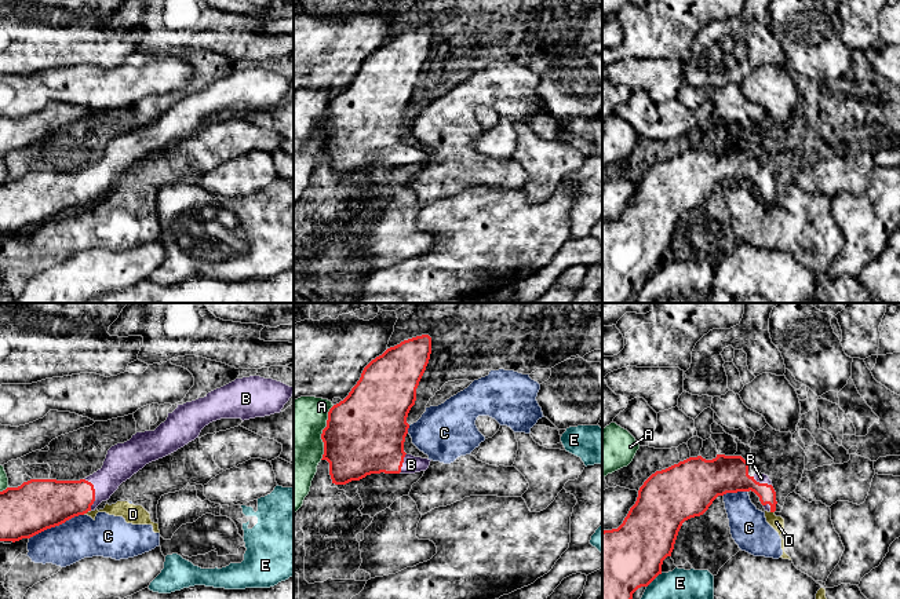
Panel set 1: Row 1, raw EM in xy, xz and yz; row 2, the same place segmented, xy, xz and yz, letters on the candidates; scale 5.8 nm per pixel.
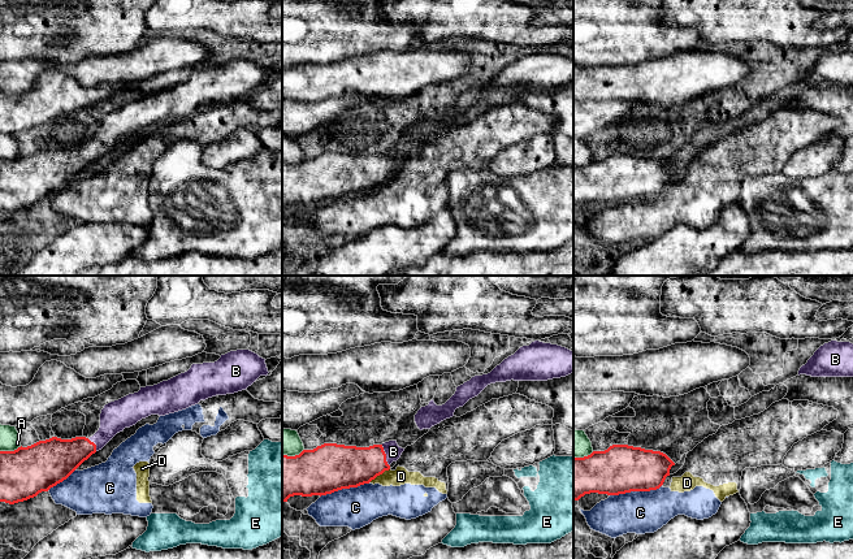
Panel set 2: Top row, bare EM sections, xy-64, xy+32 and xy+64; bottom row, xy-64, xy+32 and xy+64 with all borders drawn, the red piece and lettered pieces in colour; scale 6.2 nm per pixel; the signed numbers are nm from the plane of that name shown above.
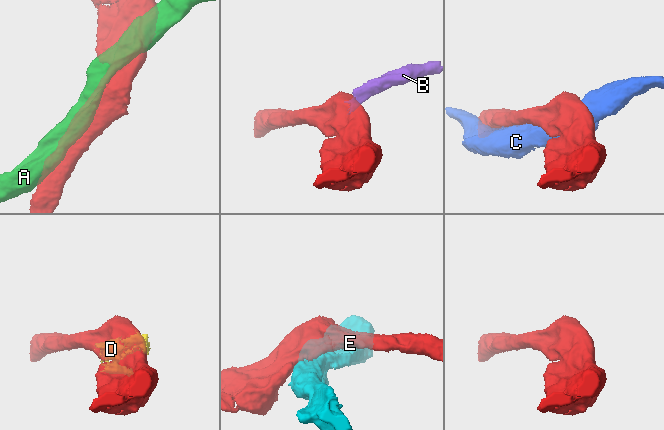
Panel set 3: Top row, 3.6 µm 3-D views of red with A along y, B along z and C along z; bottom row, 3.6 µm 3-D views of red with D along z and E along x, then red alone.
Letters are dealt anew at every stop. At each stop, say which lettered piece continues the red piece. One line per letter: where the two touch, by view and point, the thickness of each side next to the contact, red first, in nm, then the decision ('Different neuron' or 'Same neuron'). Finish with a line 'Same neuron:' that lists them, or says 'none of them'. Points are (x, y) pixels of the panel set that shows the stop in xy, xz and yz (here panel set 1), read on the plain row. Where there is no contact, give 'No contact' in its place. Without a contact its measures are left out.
A: Touches red at xz (323, 124). Thickness 460 nm (red) against 340 nm. Different neuron
B: Touches red at xy (94, 185). Thickness 260 nm (red) against 200 nm. Same neuron
C: Touches red at xy (55, 216). Thickness 300 nm (red) against 240 nm. Different neuron
D: Touches red at xy (84, 204). Thickness 280 nm (red) against 100 nm. Different neuron
E: Touches red at yz (653, 270). Thickness 400 nm (red) against 420 nm. Different neuron
Same neuron: B

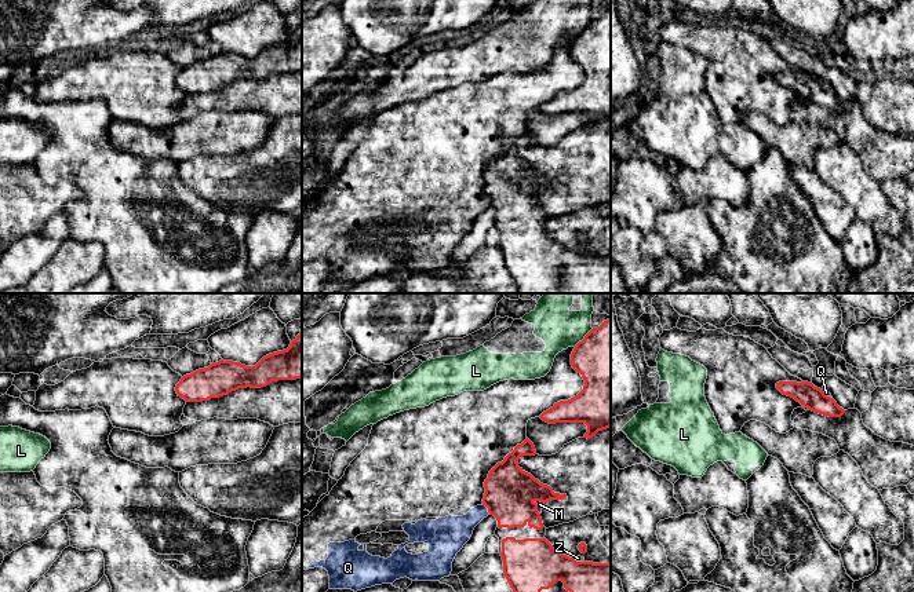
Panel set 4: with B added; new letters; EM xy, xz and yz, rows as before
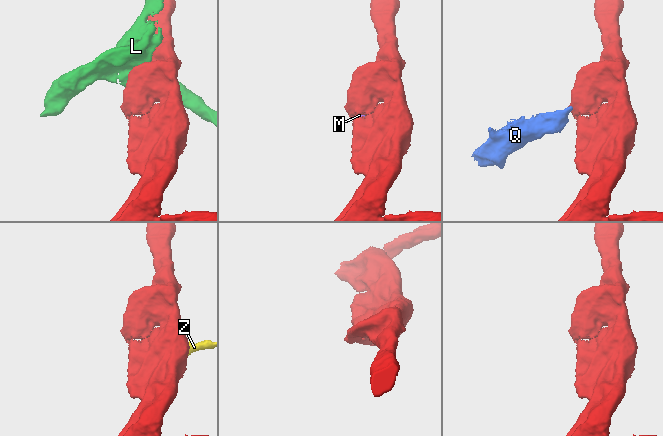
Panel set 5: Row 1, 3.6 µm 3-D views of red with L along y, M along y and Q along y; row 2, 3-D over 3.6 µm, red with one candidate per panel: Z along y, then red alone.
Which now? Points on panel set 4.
L: Touches red at xz (585, 29). Thickness 380 nm (red) against 240 nm. Different neuron
M: Touches red at xz (536, 198). Thickness 300 nm (red) against 30 nm. Different neuron
Q: Touches red at xz (487, 198). Thickness 300 nm (red) against 190 nm. Different neuron
Z: Touches red at xz (578, 254). Thickness 380 nm (red) against 30 nm. Different neuron
Same neuron: none of them

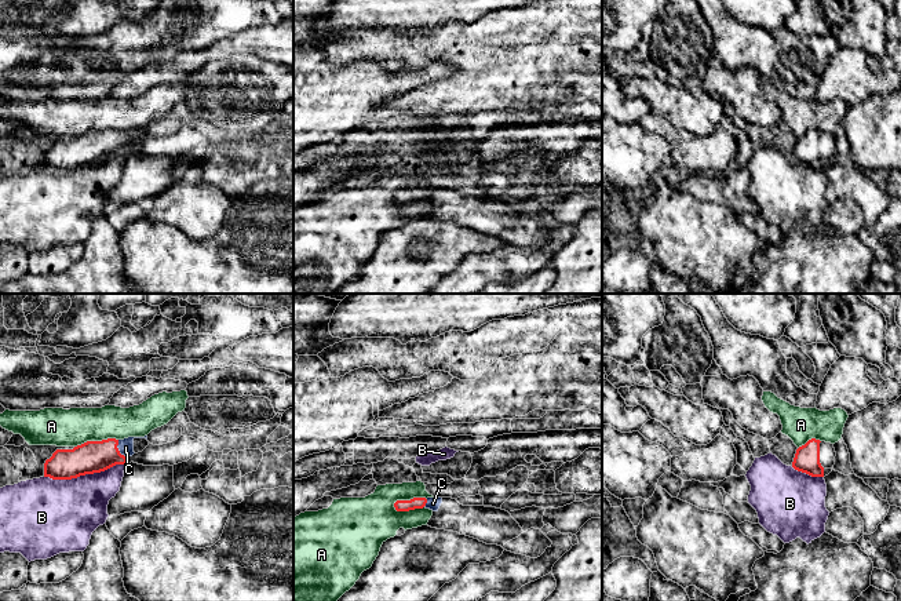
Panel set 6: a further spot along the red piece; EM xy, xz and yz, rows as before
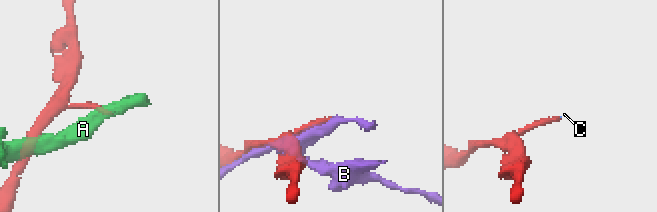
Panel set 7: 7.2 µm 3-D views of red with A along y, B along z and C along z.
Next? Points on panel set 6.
A: Touches red at xz (408, 192). Thickness 70 nm (red) against 280 nm. Different neuron
B: Touches red at xy (84, 166). Thickness 190 nm (red) against 380 nm. Different neuron
C: Touches red at xy (119, 142). Thickness 190 nm (red) against 90 nm. Same neuron
Same neuron: C

